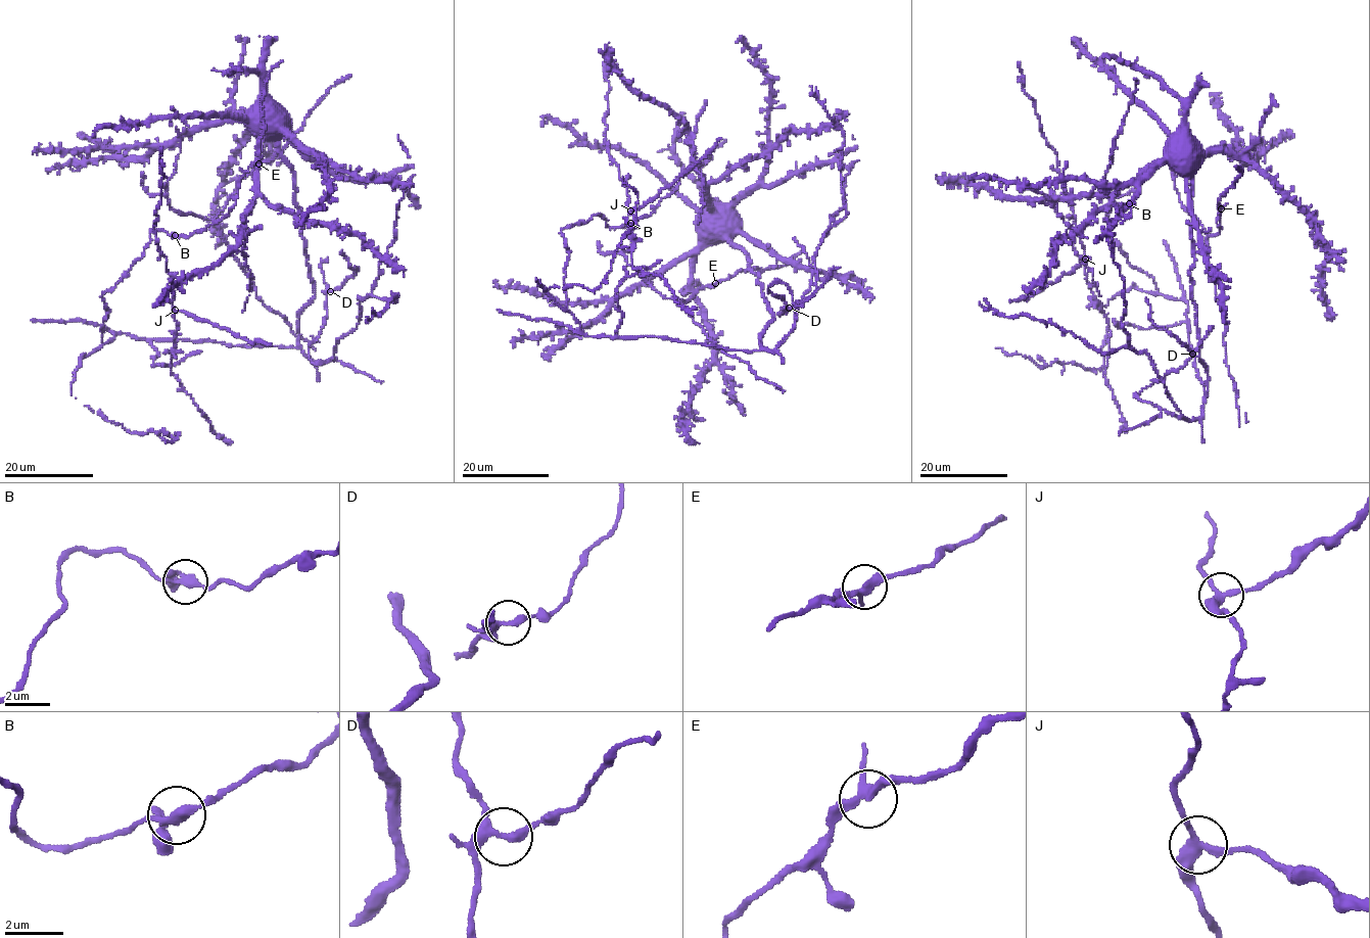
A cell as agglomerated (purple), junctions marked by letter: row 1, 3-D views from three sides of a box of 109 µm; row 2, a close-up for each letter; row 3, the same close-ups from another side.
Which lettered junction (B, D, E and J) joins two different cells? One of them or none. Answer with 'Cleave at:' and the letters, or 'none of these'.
Cleave at: J

